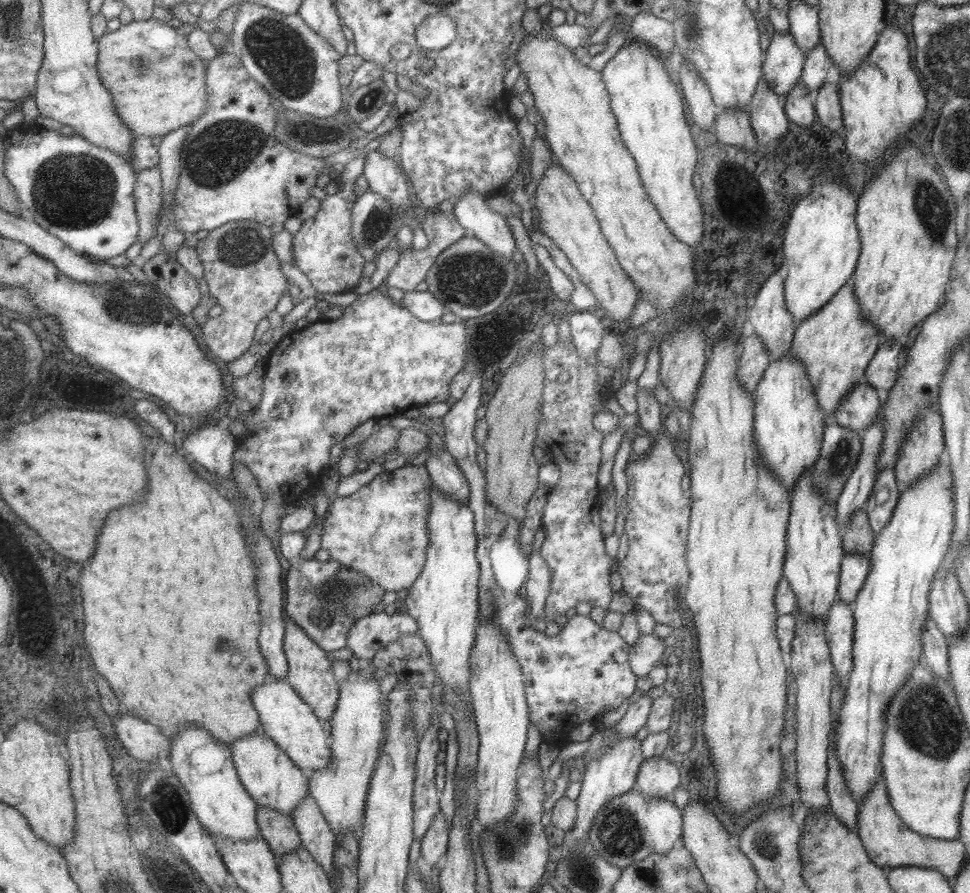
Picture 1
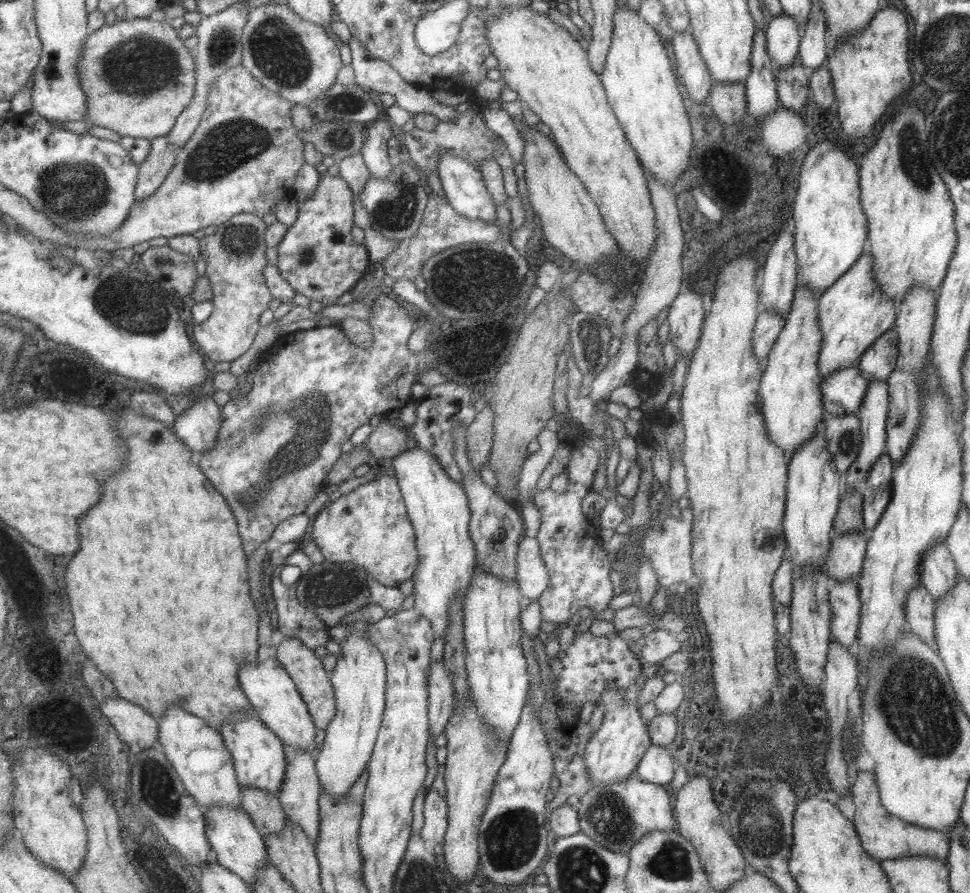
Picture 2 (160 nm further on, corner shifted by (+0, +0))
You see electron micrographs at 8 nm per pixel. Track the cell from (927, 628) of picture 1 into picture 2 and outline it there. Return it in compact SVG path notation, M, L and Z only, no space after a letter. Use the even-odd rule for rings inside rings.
M921 583L909 589L904 600L904 607L907 630L919 635L925 644L934 647L936 644L932 627L934 600Z

